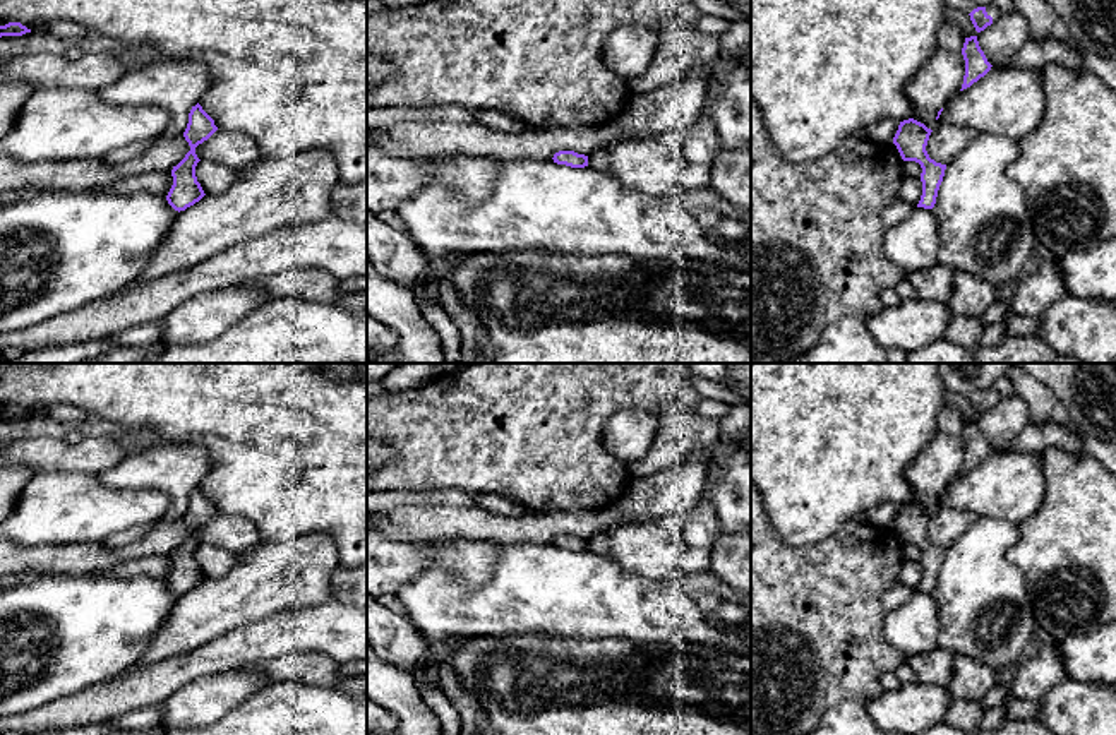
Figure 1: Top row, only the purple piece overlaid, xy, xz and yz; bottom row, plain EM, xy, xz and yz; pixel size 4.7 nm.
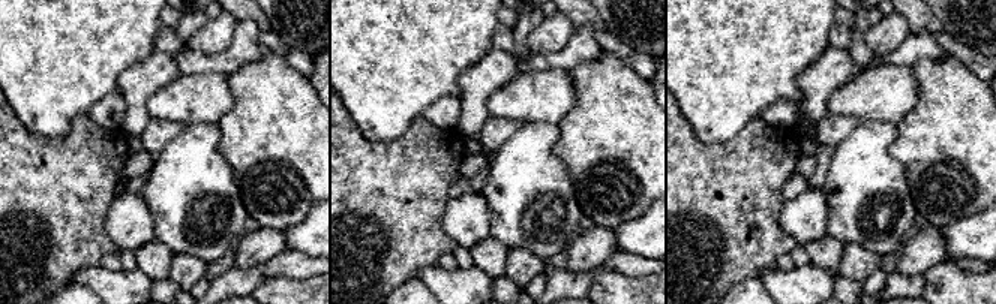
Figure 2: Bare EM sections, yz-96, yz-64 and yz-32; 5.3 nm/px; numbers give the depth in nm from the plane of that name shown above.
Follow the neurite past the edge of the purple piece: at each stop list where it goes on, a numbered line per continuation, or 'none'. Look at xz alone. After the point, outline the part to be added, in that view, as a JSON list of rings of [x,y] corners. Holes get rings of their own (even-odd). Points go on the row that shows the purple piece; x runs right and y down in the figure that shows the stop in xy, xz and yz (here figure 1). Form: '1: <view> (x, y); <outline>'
none

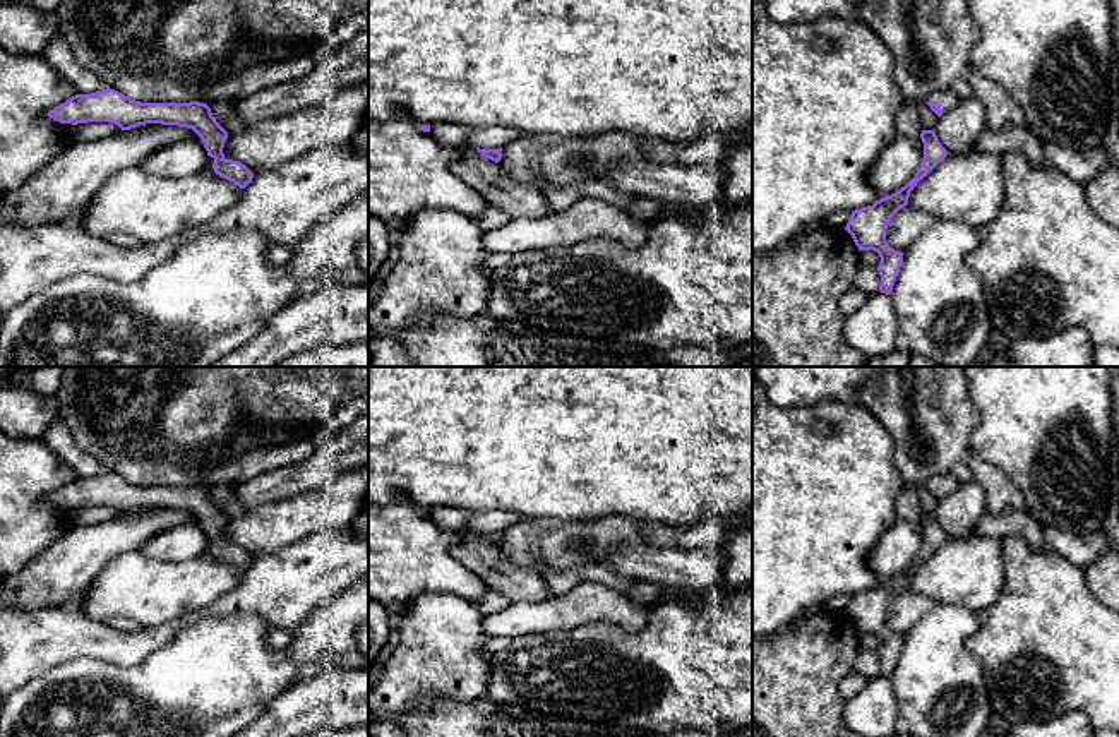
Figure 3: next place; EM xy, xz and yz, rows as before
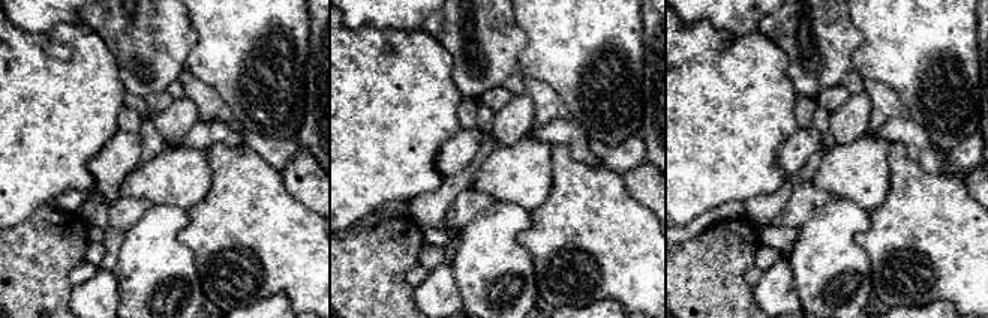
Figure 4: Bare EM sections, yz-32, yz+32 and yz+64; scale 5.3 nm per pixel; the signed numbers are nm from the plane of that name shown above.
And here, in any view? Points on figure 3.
1: yz (948, 100); [[[946,89],[946,91],[931,94],[927,101],[937,101],[941,105],[942,113],[948,113],[956,106],[960,99],[951,89]]]

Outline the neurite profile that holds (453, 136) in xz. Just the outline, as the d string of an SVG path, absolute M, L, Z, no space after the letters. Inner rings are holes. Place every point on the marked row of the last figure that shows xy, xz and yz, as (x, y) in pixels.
M432 123L430 135L435 142L444 147L458 149L459 146L466 144L466 139L473 127L463 123Z

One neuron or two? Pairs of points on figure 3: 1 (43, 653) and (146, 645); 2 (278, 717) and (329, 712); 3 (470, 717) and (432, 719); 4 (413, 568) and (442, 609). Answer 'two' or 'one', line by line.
1: one
2: one
3: one
4: two

